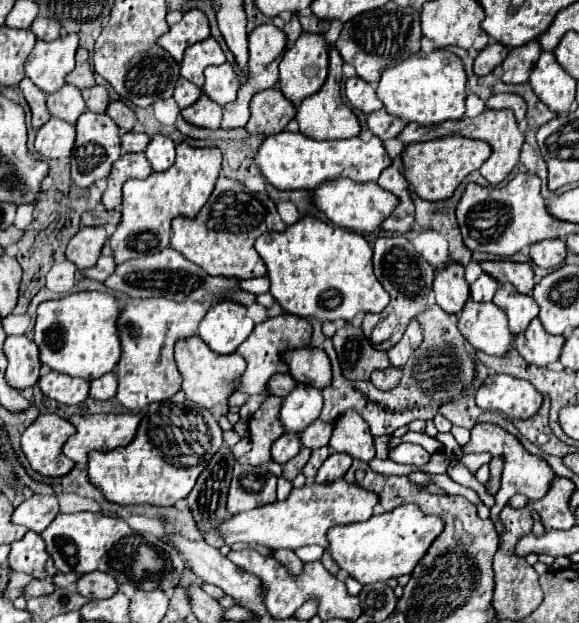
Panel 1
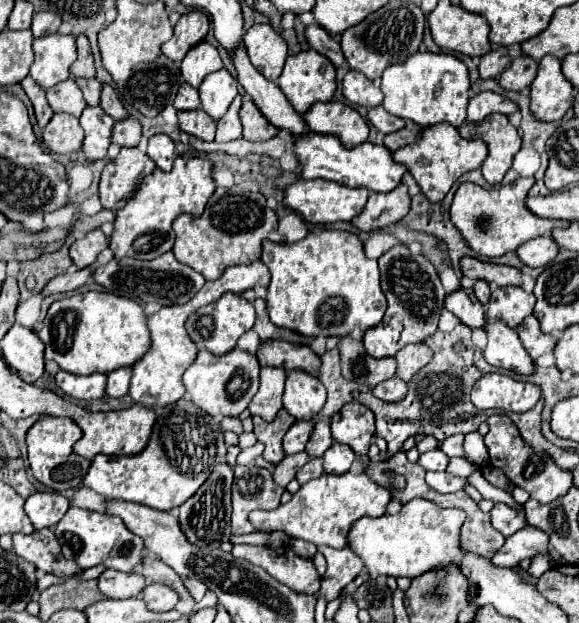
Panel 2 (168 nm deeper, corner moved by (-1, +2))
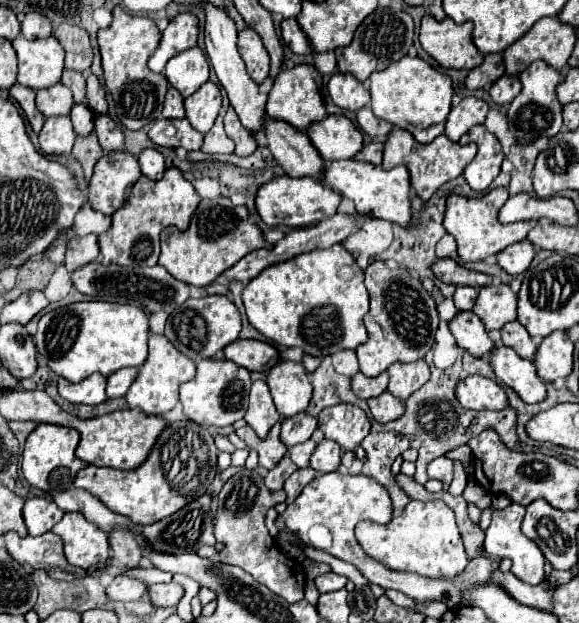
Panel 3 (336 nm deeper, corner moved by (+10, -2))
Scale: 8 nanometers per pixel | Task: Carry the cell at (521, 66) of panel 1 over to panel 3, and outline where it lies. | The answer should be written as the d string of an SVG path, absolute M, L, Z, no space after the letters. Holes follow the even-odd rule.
M502 76L490 88L490 98L498 106L510 104L518 94L520 94L520 80L518 80L518 76Z

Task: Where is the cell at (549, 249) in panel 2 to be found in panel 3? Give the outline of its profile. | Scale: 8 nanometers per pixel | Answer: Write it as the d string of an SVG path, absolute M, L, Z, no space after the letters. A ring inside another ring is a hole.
M522 240L522 242L516 242L508 248L504 248L496 258L498 258L498 266L504 272L516 276L516 274L522 274L528 270L528 266L534 258L534 248L528 240Z

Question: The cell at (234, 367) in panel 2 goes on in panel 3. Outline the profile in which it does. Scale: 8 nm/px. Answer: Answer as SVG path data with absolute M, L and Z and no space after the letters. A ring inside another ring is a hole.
M200 360L194 380L180 386L180 402L184 414L204 426L230 426L242 420L248 410L250 372L232 364L230 360Z

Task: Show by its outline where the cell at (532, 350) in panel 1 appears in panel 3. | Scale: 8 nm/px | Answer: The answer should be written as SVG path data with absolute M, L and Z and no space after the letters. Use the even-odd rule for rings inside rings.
M508 322L502 330L502 344L512 348L520 358L528 358L532 360L536 354L536 342L532 340L532 336L522 328L520 322Z

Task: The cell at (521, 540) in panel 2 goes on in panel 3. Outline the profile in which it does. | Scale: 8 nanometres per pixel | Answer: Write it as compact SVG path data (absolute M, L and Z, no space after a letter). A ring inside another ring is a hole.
M332 472L332 474L314 478L302 490L302 494L296 498L296 502L290 502L286 512L278 516L276 524L282 530L282 520L284 520L284 526L290 532L294 532L296 536L300 536L300 540L304 540L306 544L310 544L314 548L322 548L328 554L332 554L344 562L354 564L370 580L370 584L378 584L384 590L388 590L388 588L400 590L418 602L436 600L446 606L456 606L462 602L464 590L486 582L488 576L492 574L492 568L498 568L498 564L500 564L500 558L496 558L496 560L474 558L474 560L470 560L466 570L462 574L458 574L456 578L424 578L424 576L412 574L412 572L396 572L396 570L384 566L382 562L370 558L362 550L362 546L358 544L358 540L354 536L354 528L358 522L372 520L376 524L388 524L390 518L392 518L392 502L390 502L388 490L384 490L376 480L372 480L370 476L350 476L350 474Z

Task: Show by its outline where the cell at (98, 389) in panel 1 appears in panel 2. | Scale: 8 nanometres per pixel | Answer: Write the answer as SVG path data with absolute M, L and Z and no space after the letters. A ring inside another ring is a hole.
M119 368L115 372L109 372L105 394L111 398L125 396L129 390L129 380L131 380L131 368Z

